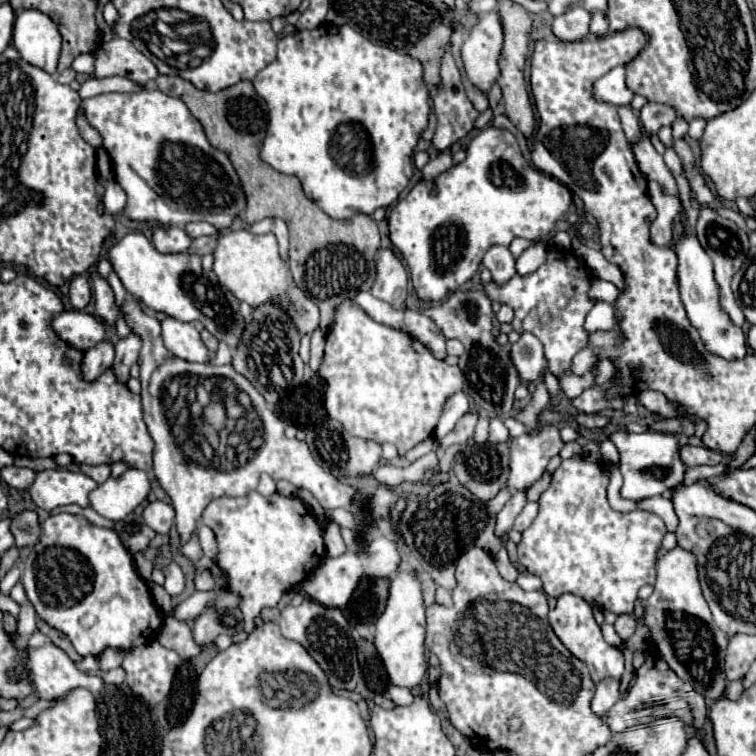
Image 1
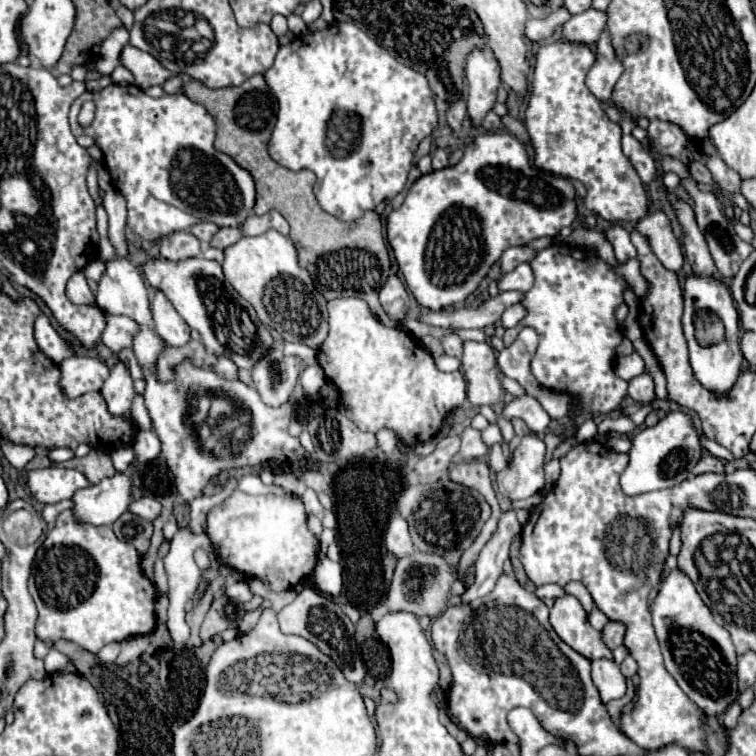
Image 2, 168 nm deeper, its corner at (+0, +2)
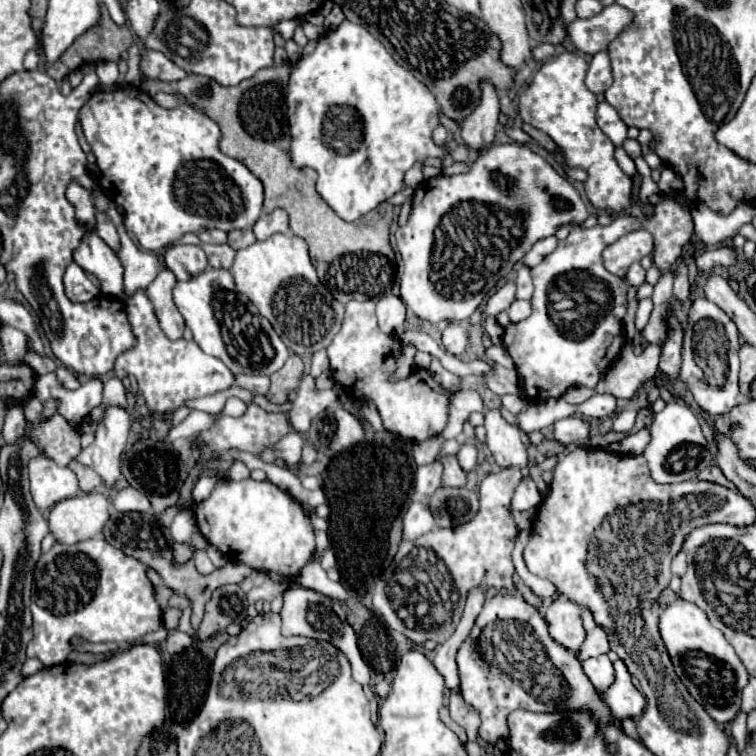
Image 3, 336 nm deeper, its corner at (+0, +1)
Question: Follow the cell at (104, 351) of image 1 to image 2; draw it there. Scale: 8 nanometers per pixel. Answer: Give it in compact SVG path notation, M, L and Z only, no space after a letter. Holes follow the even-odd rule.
M73 356L59 364L61 370L61 390L67 398L77 398L87 392L99 392L105 378L109 378L109 368L91 356Z

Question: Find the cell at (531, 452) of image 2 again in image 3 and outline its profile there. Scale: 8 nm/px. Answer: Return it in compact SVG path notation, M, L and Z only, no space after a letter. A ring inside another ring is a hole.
M529 475L523 477L521 483L515 487L515 493L513 493L513 499L511 499L513 509L535 513L539 503L541 503L541 493L539 493L535 481Z

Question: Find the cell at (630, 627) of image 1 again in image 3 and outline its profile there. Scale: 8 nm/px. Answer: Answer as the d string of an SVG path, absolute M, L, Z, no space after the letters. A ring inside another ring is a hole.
M595 627L591 633L587 633L587 639L577 655L577 659L589 659L589 657L599 657L603 653L609 653L609 639L603 627Z

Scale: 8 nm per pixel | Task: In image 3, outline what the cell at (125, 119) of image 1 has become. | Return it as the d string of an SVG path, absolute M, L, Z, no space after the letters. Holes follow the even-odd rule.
M123 85L117 87L117 91L93 93L79 109L79 121L83 125L85 139L97 157L101 171L99 185L105 191L105 197L123 207L125 229L137 237L143 249L159 251L179 241L181 235L199 233L203 229L251 229L259 219L263 205L261 181L243 163L219 151L221 131L217 123L193 109L189 103L179 103L173 109L165 109L143 89Z

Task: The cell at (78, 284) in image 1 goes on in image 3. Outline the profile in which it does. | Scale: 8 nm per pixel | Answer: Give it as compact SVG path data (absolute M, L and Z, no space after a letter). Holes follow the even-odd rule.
M71 263L67 267L63 283L65 283L65 295L75 303L85 303L99 295L99 287L95 287L89 281L87 273L77 263Z

